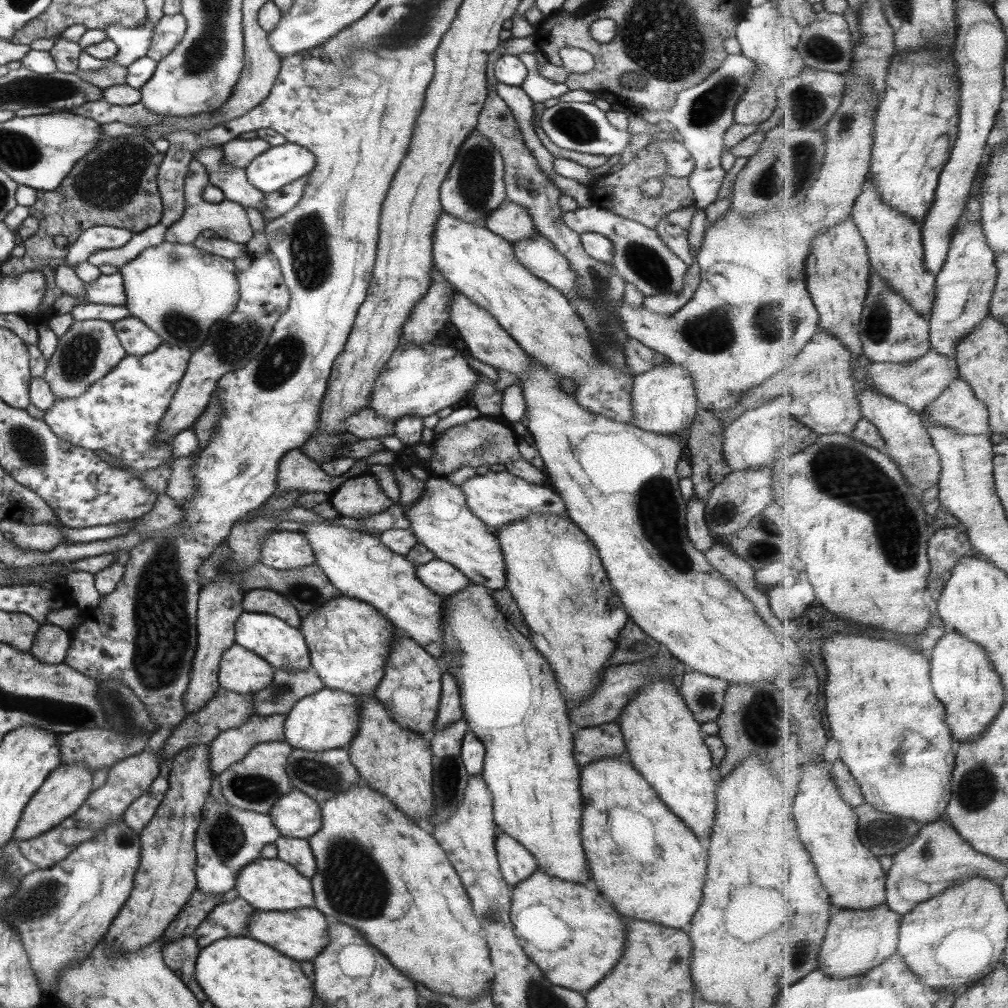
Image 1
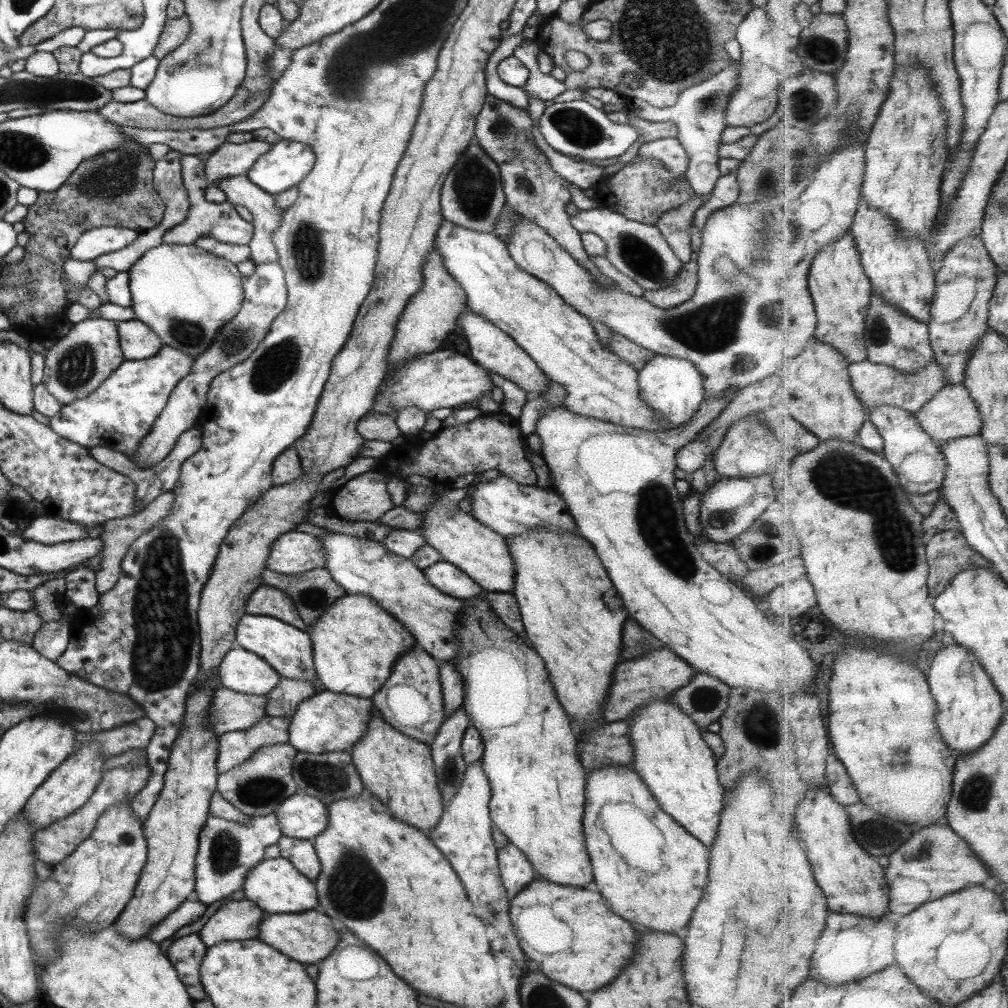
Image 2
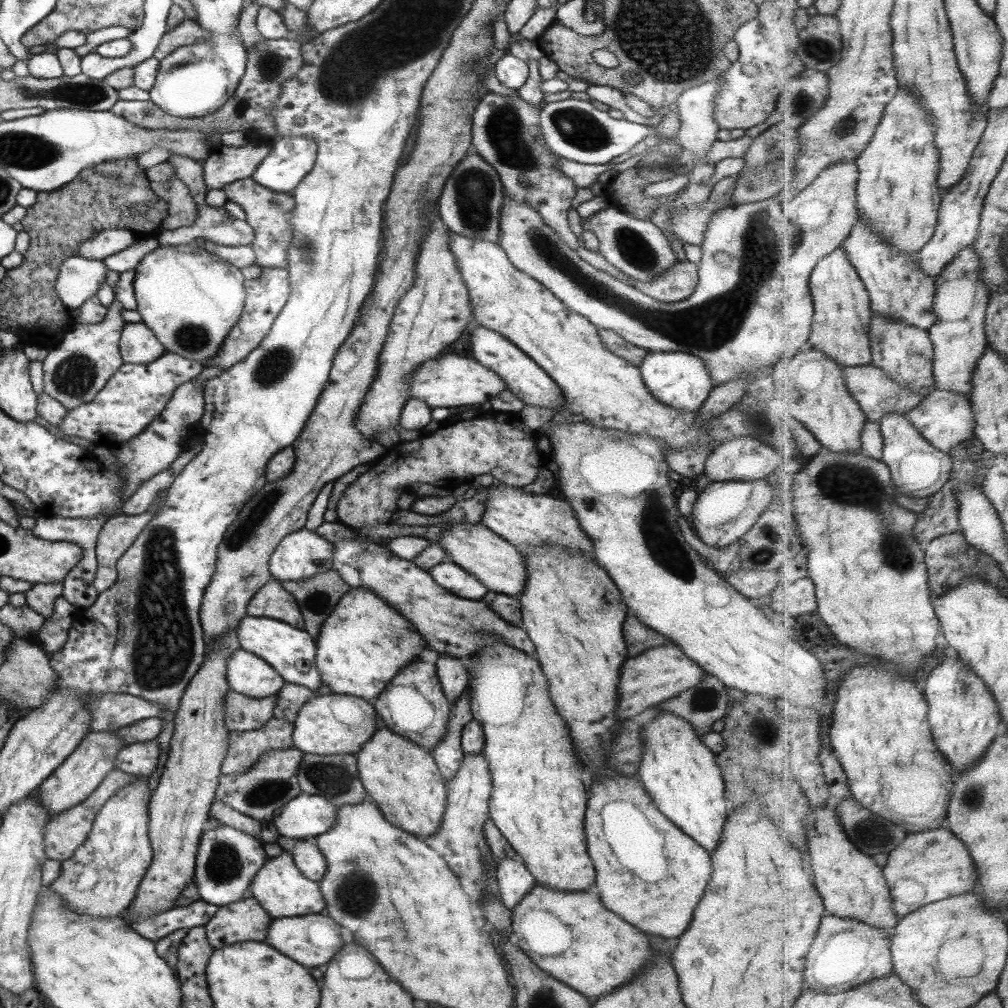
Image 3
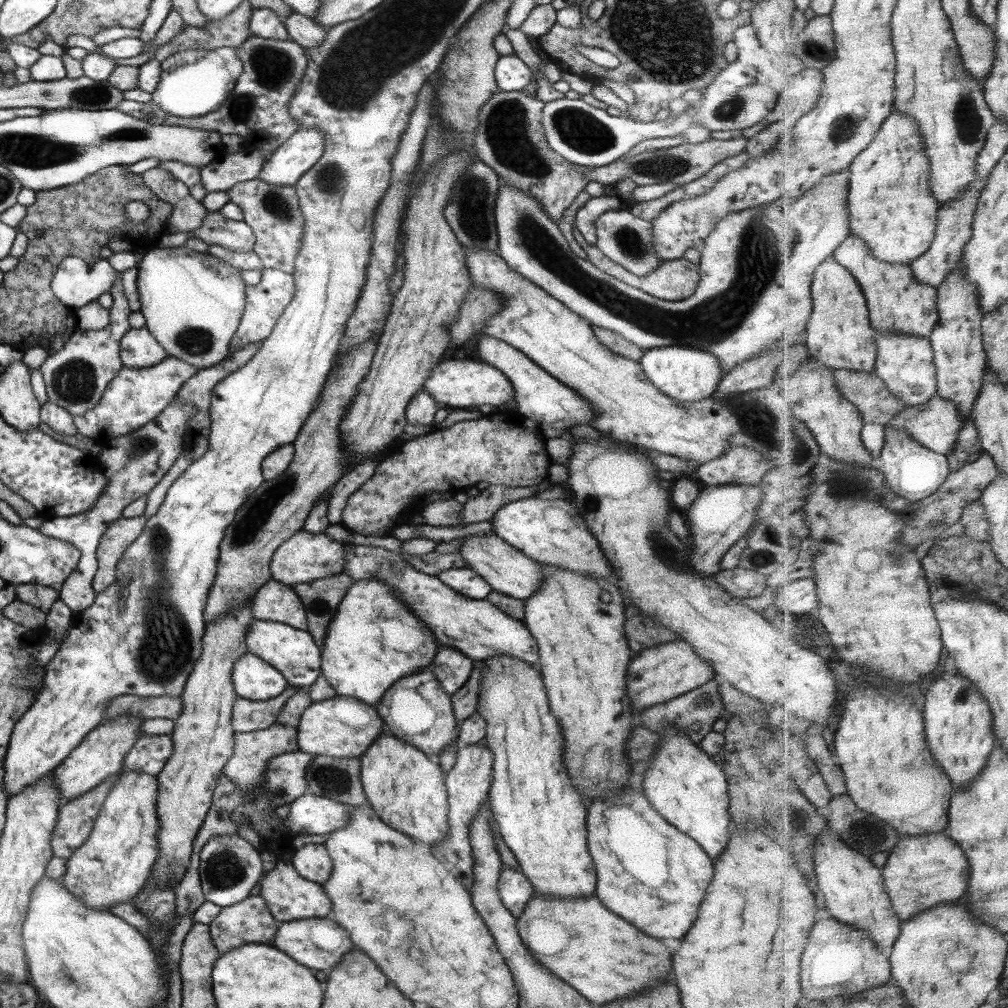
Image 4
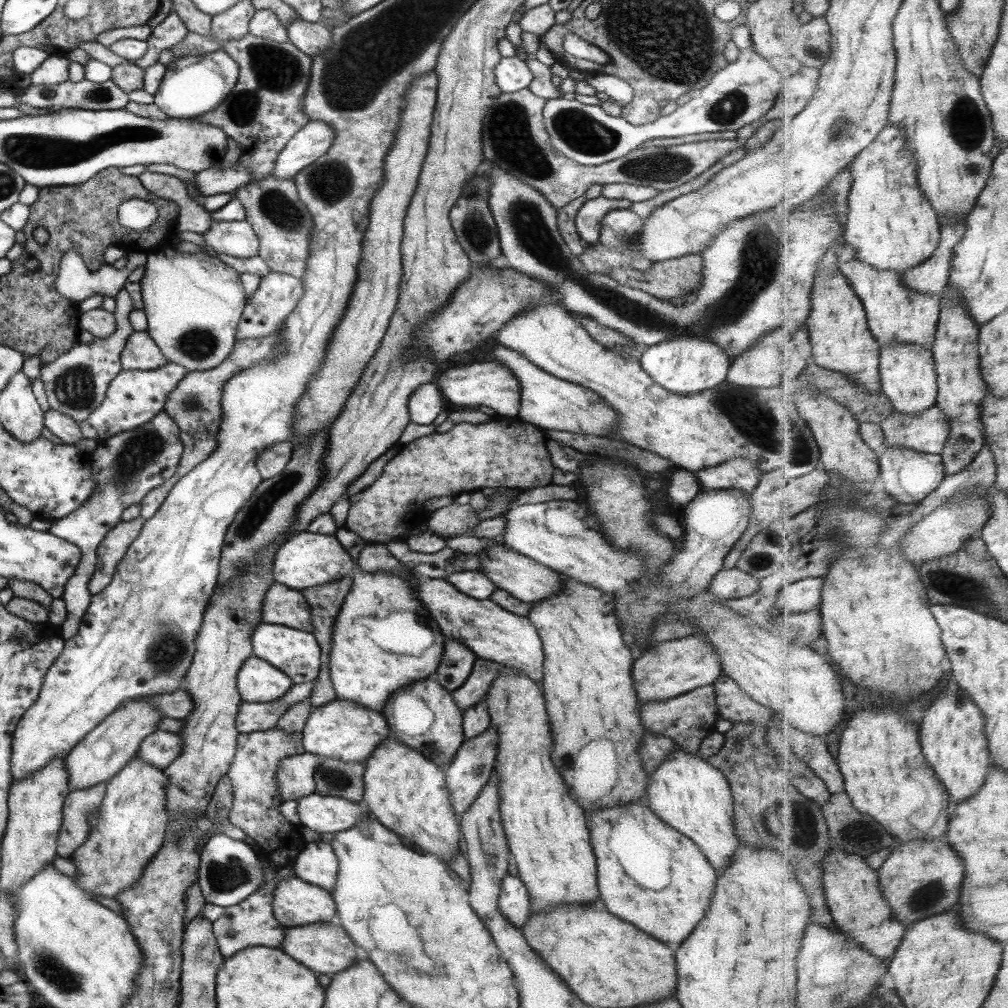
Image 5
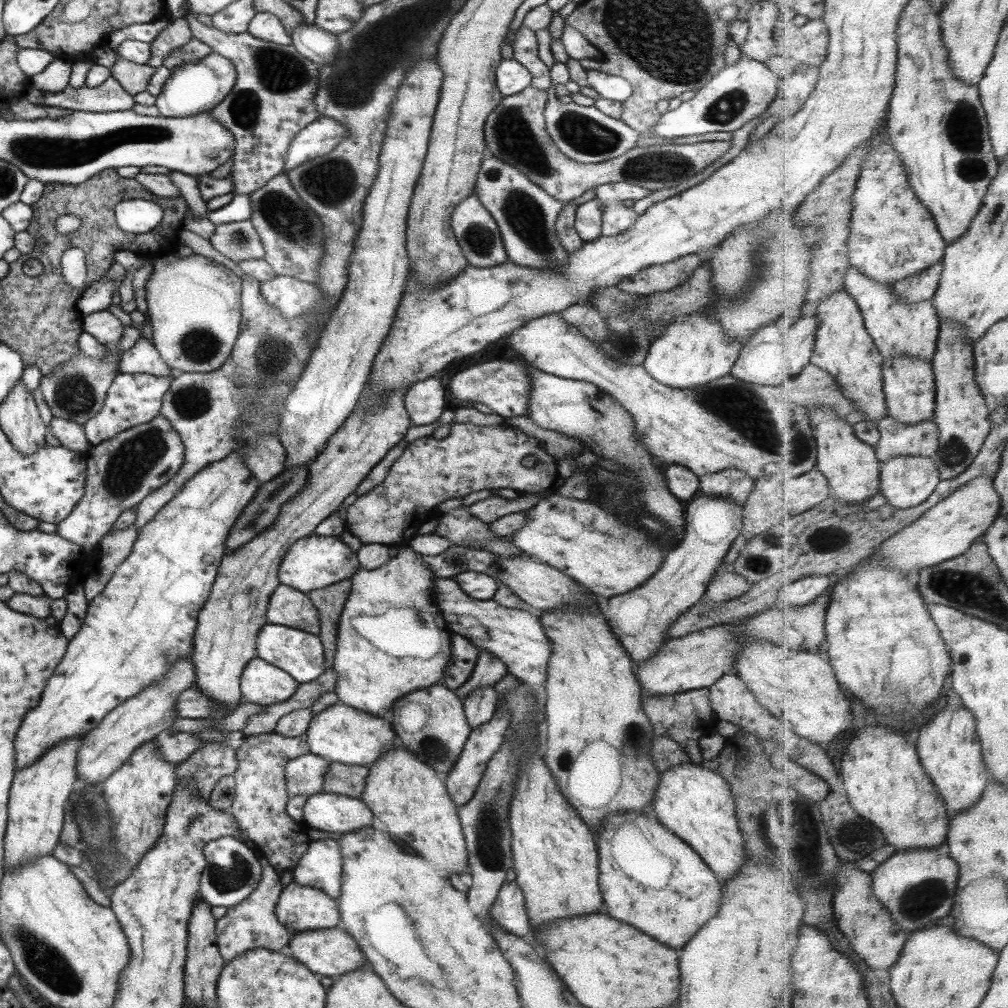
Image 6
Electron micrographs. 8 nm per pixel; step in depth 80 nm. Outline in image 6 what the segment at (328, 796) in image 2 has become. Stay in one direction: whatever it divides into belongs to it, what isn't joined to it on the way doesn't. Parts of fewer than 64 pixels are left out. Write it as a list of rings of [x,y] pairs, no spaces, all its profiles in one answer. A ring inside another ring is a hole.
[[[329,762],[322,783],[322,792],[360,798],[368,767]]]

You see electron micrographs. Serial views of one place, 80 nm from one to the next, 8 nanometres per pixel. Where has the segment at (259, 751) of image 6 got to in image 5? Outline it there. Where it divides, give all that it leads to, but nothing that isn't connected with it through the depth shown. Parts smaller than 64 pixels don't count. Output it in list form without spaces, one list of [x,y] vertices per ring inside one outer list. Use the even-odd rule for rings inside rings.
[[[276,727],[269,728],[265,731],[255,731],[249,733],[238,733],[236,738],[236,751],[234,759],[226,772],[226,776],[232,786],[232,805],[228,812],[228,821],[240,831],[243,835],[249,836],[255,840],[260,853],[267,861],[272,862],[275,868],[290,867],[296,859],[296,856],[305,847],[302,836],[297,832],[298,826],[292,825],[281,813],[279,805],[282,803],[279,791],[277,772],[279,761],[286,756],[303,754],[302,734],[283,732]]]

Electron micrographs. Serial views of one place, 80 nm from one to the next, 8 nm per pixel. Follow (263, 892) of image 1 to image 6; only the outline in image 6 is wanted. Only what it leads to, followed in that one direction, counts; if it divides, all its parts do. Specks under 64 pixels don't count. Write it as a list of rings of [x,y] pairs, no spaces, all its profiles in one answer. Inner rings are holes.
[[[294,882],[282,888],[275,905],[275,916],[290,933],[339,926],[336,900],[324,892]]]

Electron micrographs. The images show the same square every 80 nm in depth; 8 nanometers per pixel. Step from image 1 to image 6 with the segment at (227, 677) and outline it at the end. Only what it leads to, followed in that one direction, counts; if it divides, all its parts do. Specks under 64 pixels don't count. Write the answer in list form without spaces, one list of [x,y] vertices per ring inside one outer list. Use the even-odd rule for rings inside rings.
[[[255,657],[245,665],[240,676],[241,701],[259,706],[285,702],[295,694],[297,685],[287,672]]]

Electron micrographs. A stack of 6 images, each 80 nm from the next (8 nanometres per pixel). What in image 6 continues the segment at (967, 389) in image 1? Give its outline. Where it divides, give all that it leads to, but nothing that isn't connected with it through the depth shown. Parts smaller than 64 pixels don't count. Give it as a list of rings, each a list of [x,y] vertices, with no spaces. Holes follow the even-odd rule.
[[[887,415],[877,425],[881,431],[877,455],[882,462],[894,456],[932,457],[938,451],[940,430],[934,418],[911,426]]]

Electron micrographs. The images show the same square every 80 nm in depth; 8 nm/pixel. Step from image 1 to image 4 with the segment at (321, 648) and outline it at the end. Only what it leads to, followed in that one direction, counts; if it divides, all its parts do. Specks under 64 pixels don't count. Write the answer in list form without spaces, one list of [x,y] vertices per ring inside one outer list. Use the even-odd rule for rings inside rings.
[[[357,580],[343,595],[327,627],[320,654],[320,670],[337,696],[350,696],[374,707],[394,682],[431,667],[437,649],[435,638],[412,610],[402,600],[396,599],[392,588],[377,580]]]

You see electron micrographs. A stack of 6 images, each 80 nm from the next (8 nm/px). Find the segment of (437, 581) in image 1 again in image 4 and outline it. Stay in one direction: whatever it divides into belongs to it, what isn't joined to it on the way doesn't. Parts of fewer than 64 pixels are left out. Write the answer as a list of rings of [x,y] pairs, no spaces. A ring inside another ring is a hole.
[[[465,567],[447,569],[439,573],[436,578],[461,596],[473,600],[484,599],[492,589],[481,576]]]

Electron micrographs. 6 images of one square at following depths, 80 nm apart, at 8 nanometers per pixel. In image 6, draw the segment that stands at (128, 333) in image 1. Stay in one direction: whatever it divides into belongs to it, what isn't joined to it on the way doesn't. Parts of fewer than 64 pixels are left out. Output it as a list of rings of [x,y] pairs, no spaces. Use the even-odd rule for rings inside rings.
[[[140,336],[137,342],[129,349],[119,355],[117,370],[121,374],[151,374],[153,376],[168,376],[172,370],[161,360],[159,353],[153,343]]]

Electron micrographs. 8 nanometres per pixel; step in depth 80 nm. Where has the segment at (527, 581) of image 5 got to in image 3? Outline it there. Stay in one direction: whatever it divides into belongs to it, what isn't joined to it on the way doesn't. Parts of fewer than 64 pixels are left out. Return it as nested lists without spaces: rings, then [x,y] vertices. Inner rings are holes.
[[[478,523],[444,524],[439,533],[437,546],[447,553],[447,560],[471,574],[489,591],[505,596],[518,597],[527,581],[524,554],[518,548],[496,536],[491,530]]]

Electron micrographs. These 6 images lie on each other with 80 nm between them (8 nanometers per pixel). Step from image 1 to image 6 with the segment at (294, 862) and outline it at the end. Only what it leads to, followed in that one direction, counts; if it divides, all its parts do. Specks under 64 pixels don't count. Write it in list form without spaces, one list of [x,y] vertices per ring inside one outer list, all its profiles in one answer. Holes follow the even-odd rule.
[[[331,838],[309,841],[307,852],[292,868],[292,882],[324,892],[337,900],[340,895],[342,858],[339,843]]]

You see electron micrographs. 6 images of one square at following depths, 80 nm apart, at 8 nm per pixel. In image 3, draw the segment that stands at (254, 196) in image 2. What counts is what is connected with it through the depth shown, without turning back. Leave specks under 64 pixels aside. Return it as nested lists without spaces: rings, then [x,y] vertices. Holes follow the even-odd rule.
[[[252,178],[236,180],[222,188],[226,199],[233,204],[238,204],[245,213],[245,222],[253,229],[253,240],[250,244],[254,252],[255,262],[258,267],[287,268],[286,248],[291,242],[292,215],[295,201],[291,193],[270,191],[268,188],[253,182]]]

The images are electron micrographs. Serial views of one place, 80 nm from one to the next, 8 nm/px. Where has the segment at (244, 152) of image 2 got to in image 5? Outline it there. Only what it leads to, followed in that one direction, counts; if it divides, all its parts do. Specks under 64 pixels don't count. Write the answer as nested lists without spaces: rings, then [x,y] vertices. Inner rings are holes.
[[[235,162],[232,167],[224,170],[214,165],[194,173],[194,184],[204,197],[233,193],[237,188],[245,185],[249,179],[247,167],[243,167],[239,162]]]

